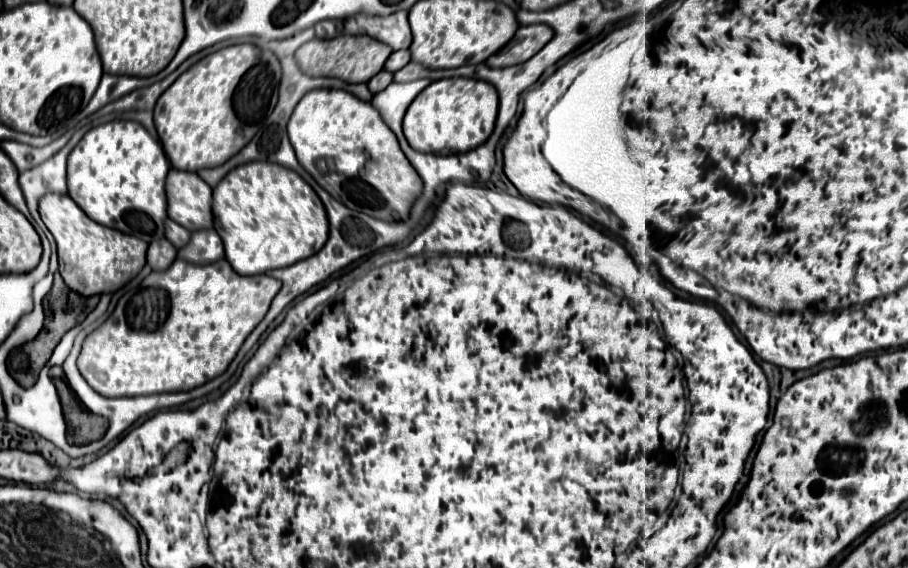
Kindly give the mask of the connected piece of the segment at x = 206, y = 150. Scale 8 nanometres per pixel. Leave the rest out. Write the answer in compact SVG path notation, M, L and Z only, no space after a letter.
M237 44L237 46L221 48L221 50L205 56L197 64L193 64L161 94L161 98L157 100L157 106L155 106L155 126L157 126L159 140L161 140L165 154L173 168L197 172L201 168L221 166L221 164L225 164L225 160L229 160L233 154L237 154L243 146L247 146L247 142L257 134L259 126L243 124L233 110L233 92L235 92L237 84L241 82L243 74L251 66L255 66L257 60L259 60L259 50L253 44Z

